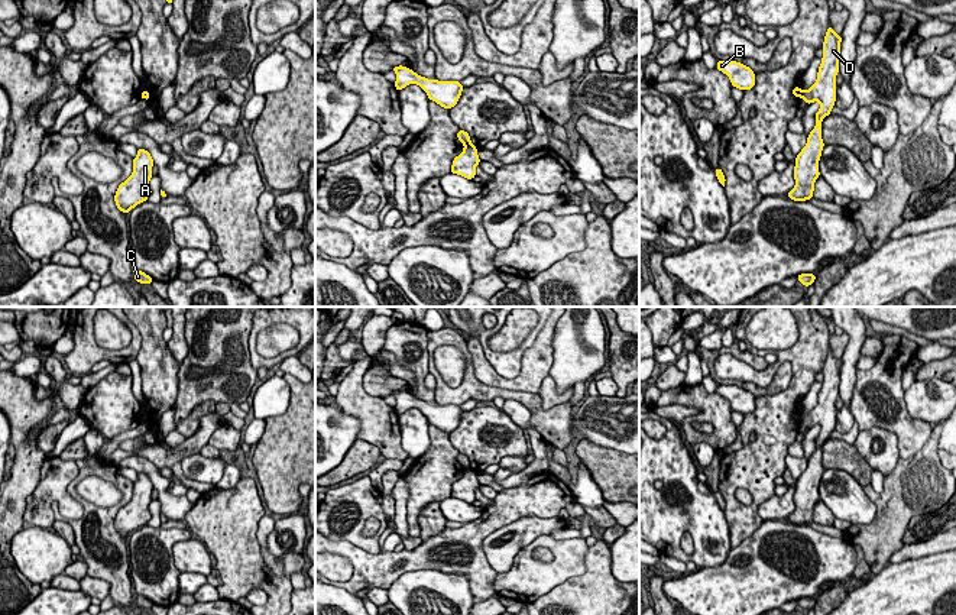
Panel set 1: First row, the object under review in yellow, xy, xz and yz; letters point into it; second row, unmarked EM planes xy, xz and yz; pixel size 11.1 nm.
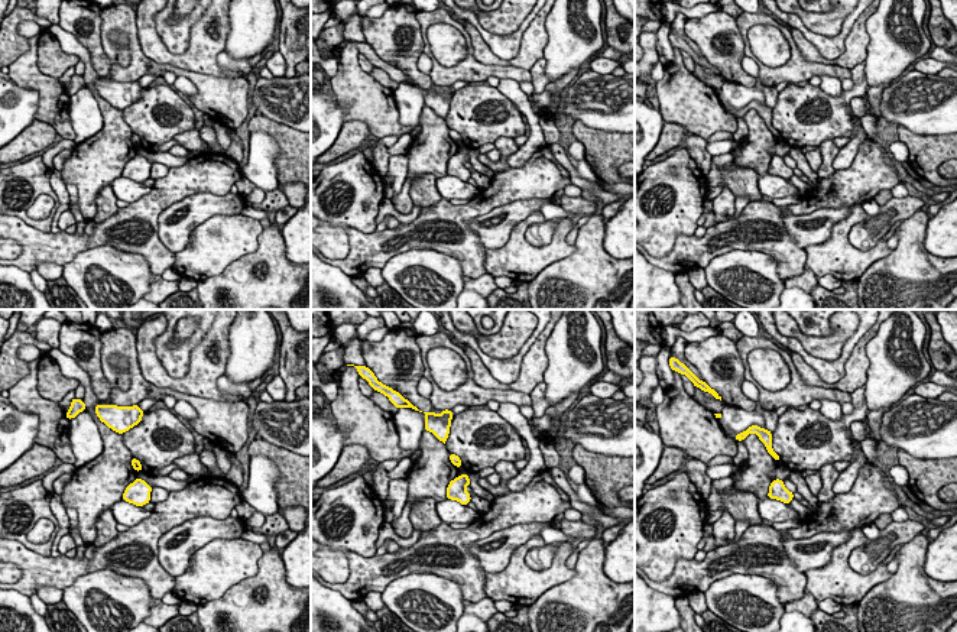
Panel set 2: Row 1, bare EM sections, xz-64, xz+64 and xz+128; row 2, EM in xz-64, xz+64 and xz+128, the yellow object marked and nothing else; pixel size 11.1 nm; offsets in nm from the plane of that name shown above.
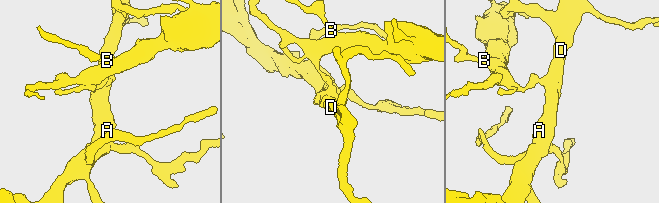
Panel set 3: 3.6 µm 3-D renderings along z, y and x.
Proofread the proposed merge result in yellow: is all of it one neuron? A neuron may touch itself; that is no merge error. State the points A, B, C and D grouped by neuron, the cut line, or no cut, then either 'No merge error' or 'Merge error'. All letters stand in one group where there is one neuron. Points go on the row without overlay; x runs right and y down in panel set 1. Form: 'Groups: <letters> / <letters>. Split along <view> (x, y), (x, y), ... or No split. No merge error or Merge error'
Groups: A C D / B. Split along xz (470, 468), (464, 471). Merge error

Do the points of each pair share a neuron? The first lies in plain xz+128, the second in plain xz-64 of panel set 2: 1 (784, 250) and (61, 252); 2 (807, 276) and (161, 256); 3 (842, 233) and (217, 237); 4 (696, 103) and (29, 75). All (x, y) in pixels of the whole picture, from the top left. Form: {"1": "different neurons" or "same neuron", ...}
{"1": "same neuron", "2": "different neurons", "3": "same neuron", "4": "same neuron"}

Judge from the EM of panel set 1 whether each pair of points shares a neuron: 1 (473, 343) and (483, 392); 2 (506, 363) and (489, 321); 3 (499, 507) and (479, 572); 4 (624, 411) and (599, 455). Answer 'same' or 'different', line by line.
1: different
2: different
3: same
4: different

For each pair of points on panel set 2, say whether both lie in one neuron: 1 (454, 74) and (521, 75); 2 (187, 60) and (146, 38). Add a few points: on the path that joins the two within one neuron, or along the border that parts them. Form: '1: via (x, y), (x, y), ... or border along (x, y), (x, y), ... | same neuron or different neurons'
1: via (470, 70), (505, 71) | same neuron
2: via (177, 60), (165, 57), (156, 48) | same neuron

